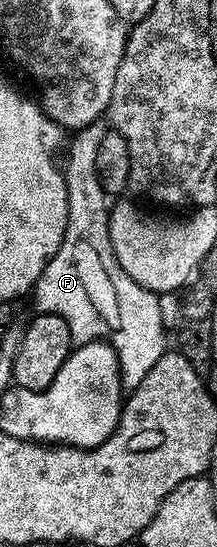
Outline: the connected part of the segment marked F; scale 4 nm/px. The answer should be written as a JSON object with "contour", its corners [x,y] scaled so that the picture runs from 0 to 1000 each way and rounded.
{"contour":[[[456,219],[406,227],[382,238],[336,239],[332,250],[318,254],[313,274],[323,267],[323,283],[309,285],[304,296],[295,289],[295,316],[304,322],[304,349],[313,351],[313,402],[304,404],[304,430],[276,446],[276,453],[258,461],[258,468],[240,468],[240,475],[203,490],[203,497],[180,505],[171,519],[147,532],[147,547],[175,561],[180,574],[253,574],[258,578],[295,578],[295,592],[313,592],[313,607],[332,607],[332,622],[346,629],[387,625],[447,625],[484,622],[535,644],[544,664],[553,665],[553,680],[562,682],[562,702],[585,715],[608,715],[636,707],[645,695],[664,695],[664,687],[682,687],[682,673],[700,673],[700,665],[719,665],[719,658],[737,658],[737,651],[770,645],[765,611],[774,598],[737,585],[737,556],[728,554],[728,539],[705,530],[668,530],[645,519],[627,519],[627,512],[608,512],[608,505],[590,505],[590,497],[571,497],[571,490],[553,490],[553,483],[525,466],[525,455],[507,444],[507,386],[498,375],[498,356],[479,351],[479,344],[461,336],[461,329],[442,322],[442,278],[461,272],[461,256],[479,256],[498,236],[484,221]]]}

